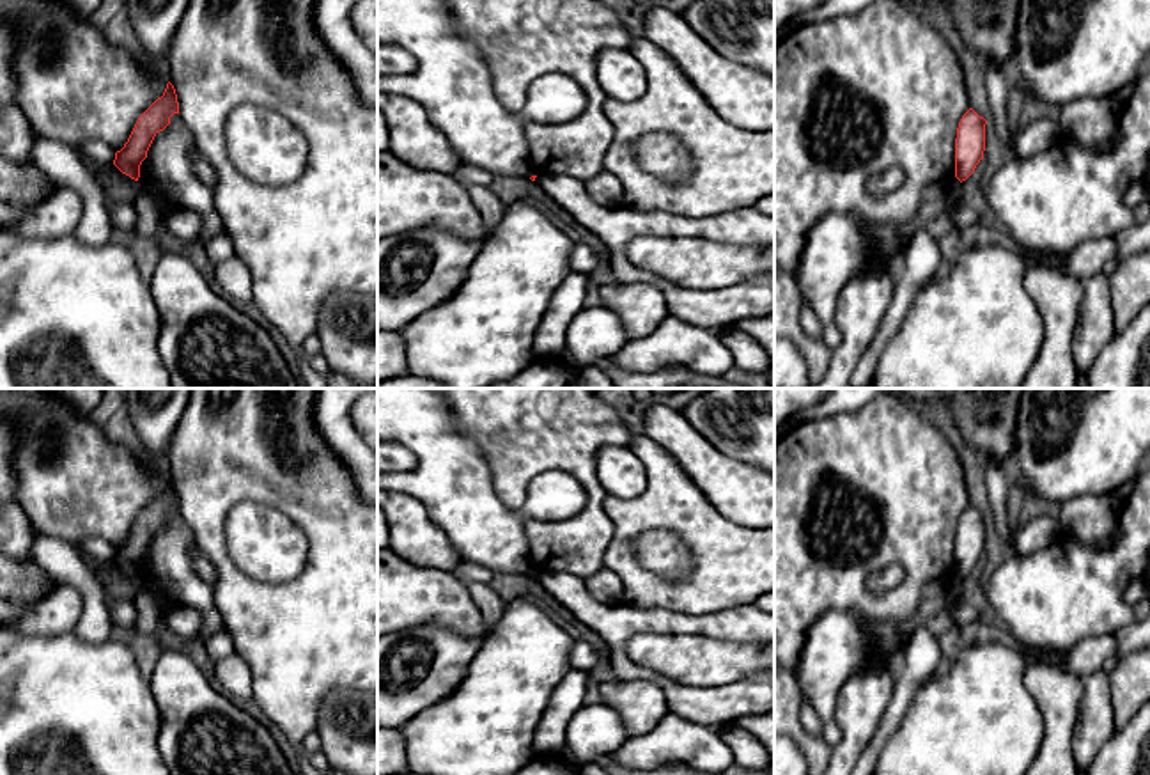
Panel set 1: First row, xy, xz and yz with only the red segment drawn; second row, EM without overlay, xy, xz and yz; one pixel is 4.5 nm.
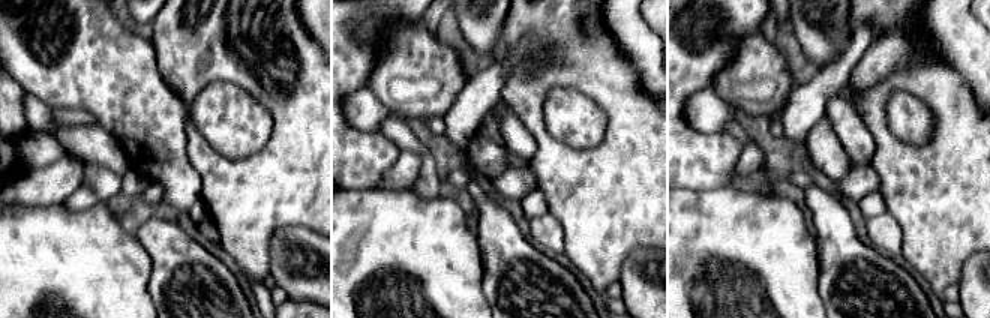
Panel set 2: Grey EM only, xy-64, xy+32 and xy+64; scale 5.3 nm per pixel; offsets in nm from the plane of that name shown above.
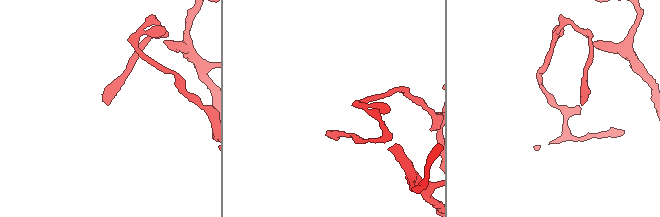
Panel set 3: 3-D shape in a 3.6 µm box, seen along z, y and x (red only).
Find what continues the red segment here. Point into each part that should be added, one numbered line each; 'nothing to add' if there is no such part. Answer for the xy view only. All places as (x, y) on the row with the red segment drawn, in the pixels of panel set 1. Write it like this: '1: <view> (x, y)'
nothing to add

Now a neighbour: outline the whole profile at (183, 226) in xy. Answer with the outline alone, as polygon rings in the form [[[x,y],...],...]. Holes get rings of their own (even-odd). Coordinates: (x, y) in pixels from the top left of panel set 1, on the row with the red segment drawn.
[[[170,209],[167,211],[163,222],[172,243],[188,250],[195,248],[202,232],[202,218],[198,213],[190,209]]]

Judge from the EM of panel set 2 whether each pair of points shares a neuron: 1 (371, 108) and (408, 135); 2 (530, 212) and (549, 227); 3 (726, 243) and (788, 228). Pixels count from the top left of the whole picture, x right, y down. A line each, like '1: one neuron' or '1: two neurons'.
1: two neurons
2: two neurons
3: one neuron

